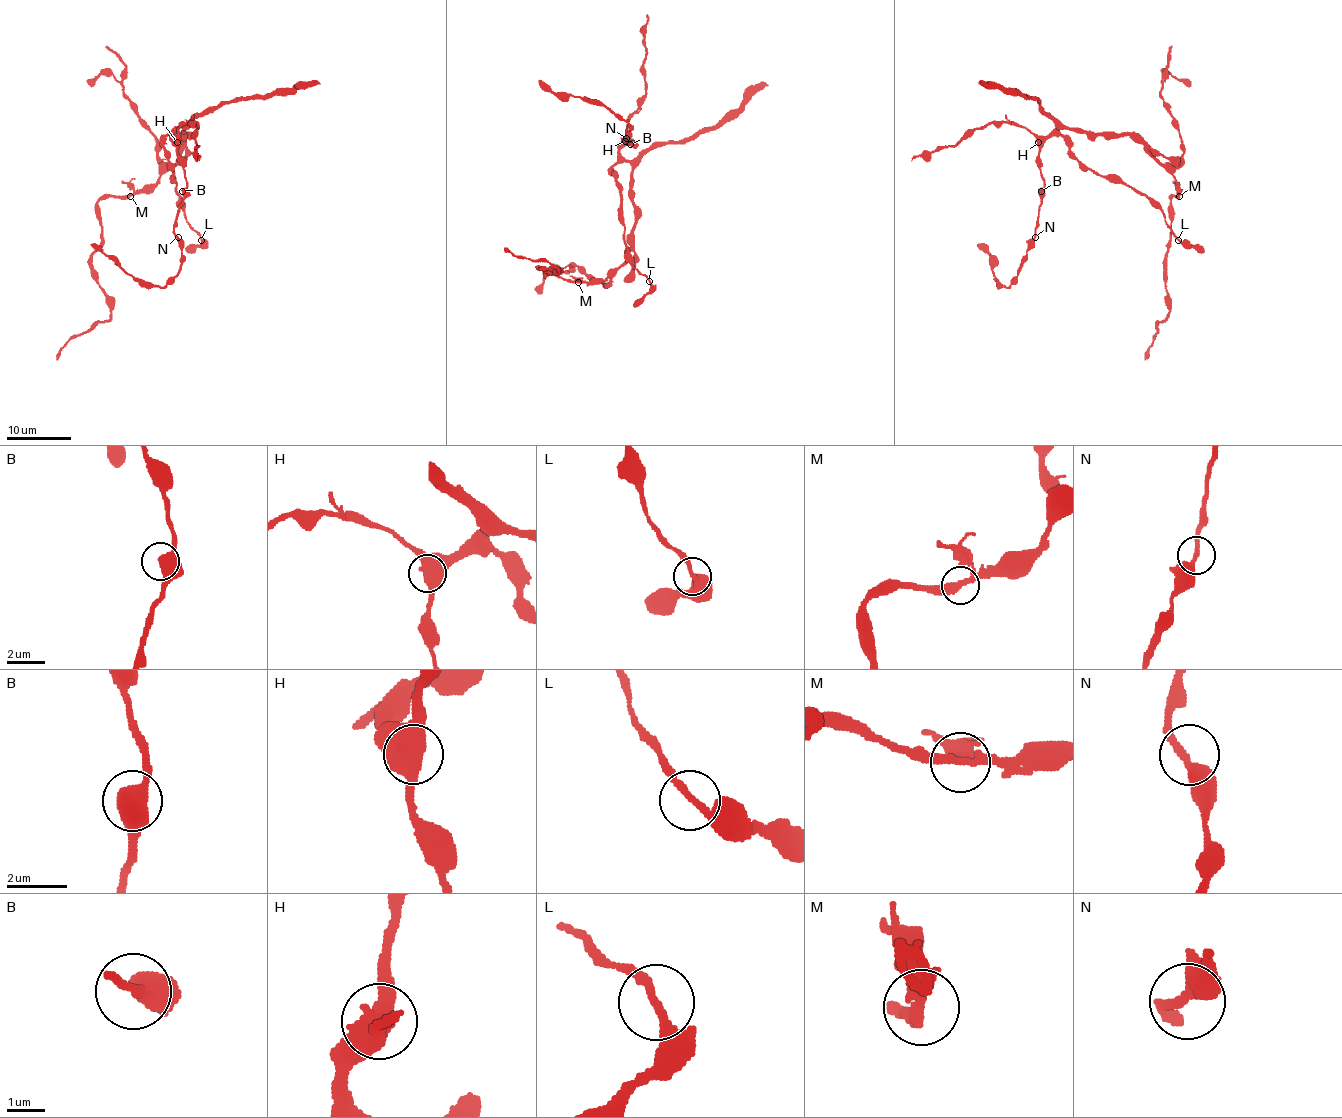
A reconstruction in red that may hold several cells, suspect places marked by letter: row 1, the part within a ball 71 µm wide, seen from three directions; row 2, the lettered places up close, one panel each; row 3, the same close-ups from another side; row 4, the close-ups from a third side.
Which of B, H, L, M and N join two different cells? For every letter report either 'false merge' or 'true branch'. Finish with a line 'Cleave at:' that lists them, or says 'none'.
B: true branch
H: true branch
L: true branch
M: true branch
N: true branch
Cleave at: none

